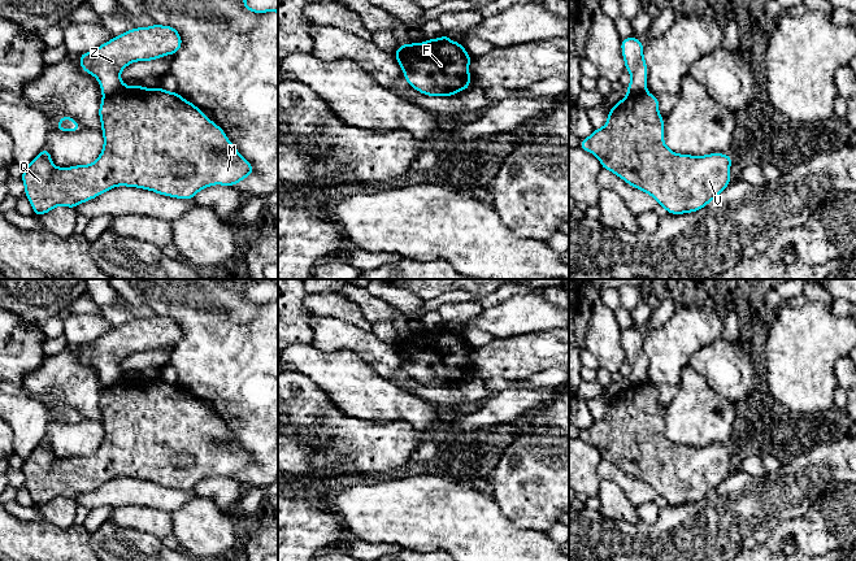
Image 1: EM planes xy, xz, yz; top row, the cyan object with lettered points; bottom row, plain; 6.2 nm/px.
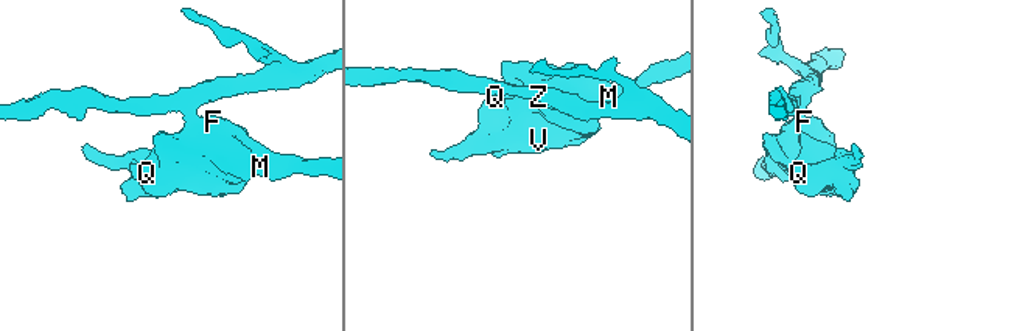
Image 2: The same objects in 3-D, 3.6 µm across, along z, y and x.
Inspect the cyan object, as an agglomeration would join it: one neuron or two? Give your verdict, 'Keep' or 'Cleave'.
Cleave

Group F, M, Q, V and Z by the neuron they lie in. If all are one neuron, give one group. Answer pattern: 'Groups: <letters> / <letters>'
Groups: F M Q V / Z

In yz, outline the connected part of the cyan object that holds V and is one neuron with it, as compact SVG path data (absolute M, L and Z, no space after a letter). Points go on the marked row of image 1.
M647 91L627 94L609 109L604 127L594 129L579 147L594 153L603 169L630 186L651 195L669 214L698 212L713 201L731 182L733 158L725 153L705 156L678 155L664 143L664 117L659 114L659 96Z

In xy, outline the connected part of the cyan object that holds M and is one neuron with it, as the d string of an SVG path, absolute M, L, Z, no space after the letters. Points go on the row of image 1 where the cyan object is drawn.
M123 86L113 95L103 96L99 117L104 145L96 161L90 165L56 168L49 149L44 147L23 169L21 181L35 216L45 214L60 205L75 209L78 204L87 203L117 186L136 187L164 196L191 200L203 188L214 184L233 187L255 171L251 162L227 139L225 131L178 92L168 92L161 87Z

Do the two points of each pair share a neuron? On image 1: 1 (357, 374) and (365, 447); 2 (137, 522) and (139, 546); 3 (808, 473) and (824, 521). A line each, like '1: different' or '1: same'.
1: different
2: different
3: different

